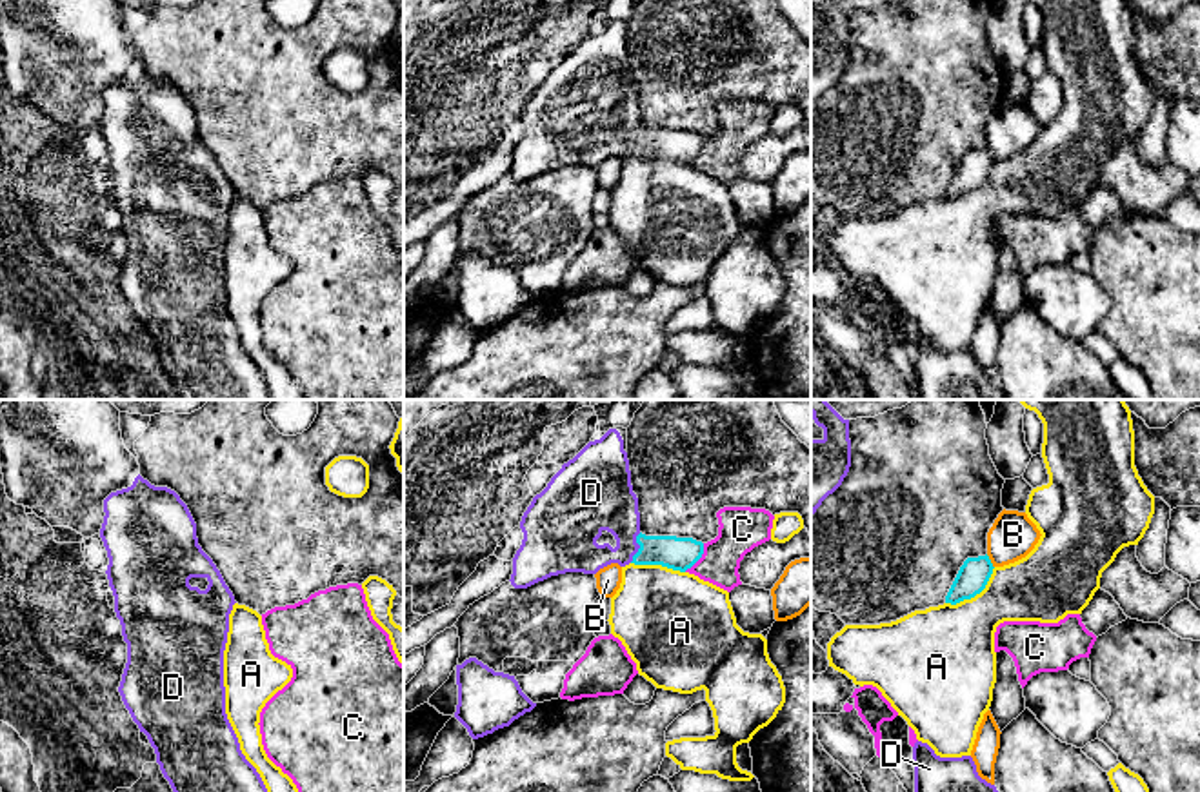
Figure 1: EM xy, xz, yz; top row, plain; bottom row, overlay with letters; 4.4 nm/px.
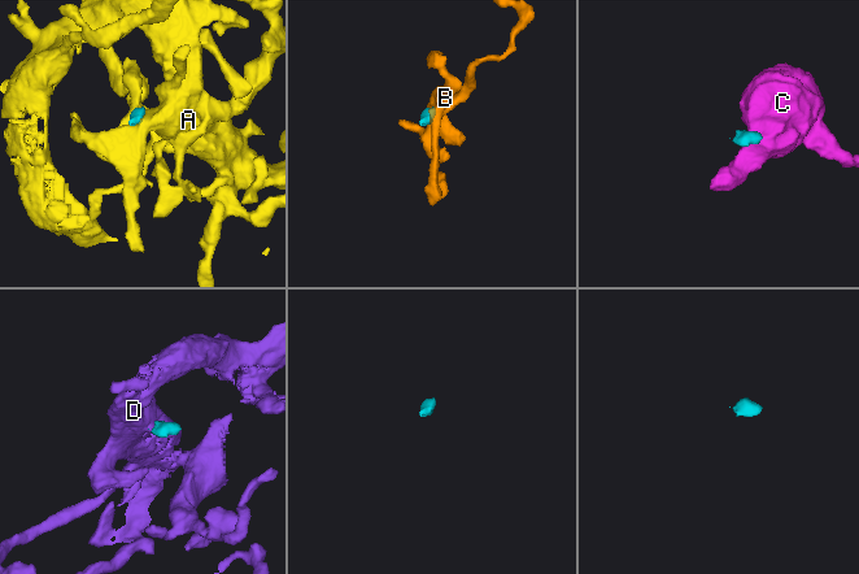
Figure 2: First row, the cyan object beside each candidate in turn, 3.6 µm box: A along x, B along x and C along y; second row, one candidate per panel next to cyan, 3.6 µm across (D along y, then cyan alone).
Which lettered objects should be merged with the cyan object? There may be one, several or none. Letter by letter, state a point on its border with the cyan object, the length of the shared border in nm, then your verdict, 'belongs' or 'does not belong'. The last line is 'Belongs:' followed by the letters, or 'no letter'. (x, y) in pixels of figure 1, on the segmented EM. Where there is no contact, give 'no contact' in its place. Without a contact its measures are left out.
A: contact yz (975, 594); length 280 nm; does not belong
B: contact yz (990, 562); length 70 nm; does not belong
C: contact xz (699, 558); length 160 nm; does not belong
D: contact xz (640, 547); length 140 nm; belongs
Belongs: D

